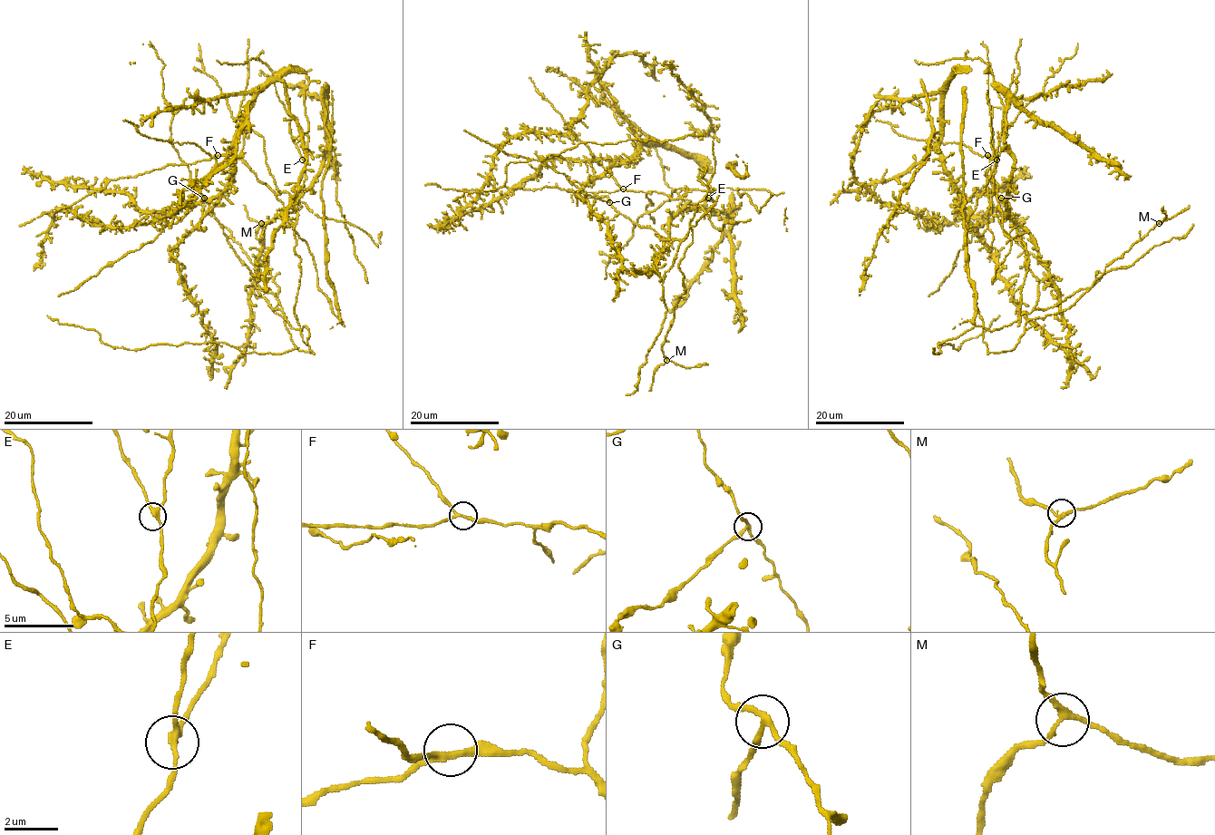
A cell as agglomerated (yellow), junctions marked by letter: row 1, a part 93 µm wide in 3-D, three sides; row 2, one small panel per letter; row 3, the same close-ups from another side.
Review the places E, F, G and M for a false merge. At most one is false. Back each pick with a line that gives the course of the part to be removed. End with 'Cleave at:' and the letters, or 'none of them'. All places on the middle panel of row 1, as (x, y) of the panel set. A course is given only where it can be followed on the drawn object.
G: Course of the part to remove: (610, 202), (587, 196), (563, 173), (544, 163), (506, 154), (464, 130)
Cleave at: G

